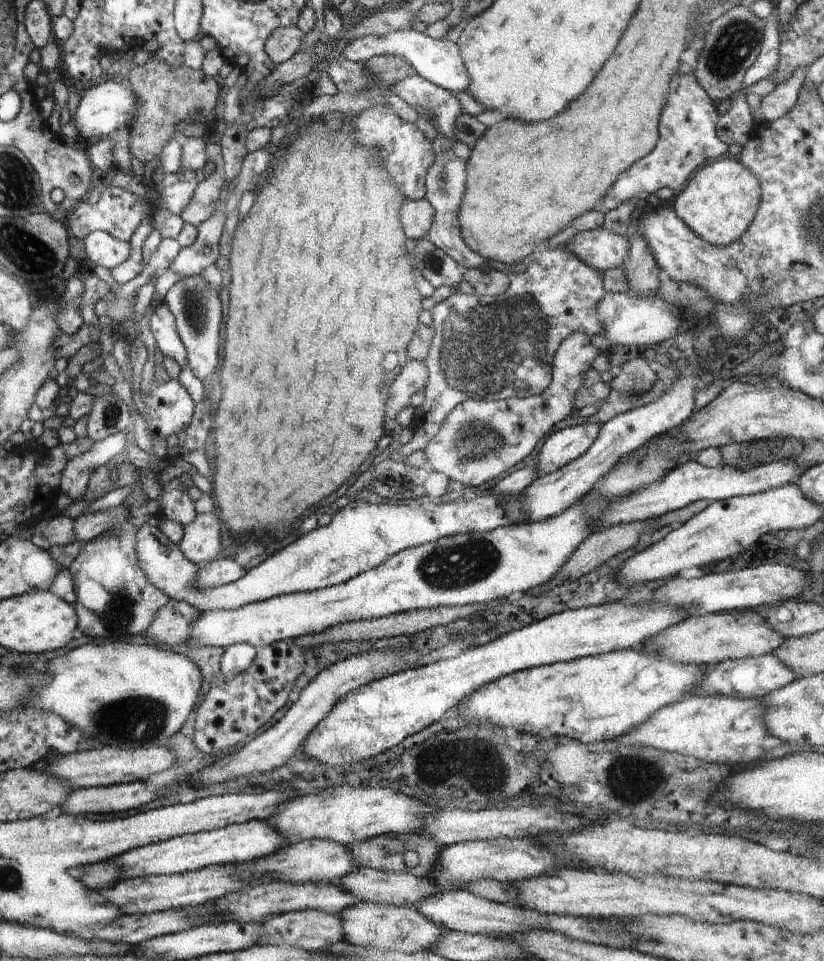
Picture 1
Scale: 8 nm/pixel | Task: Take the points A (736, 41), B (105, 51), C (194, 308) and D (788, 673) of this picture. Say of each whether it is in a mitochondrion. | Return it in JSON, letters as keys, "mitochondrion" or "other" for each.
{"A":"mitochondrion","B":"other","C":"mitochondrion","D":"other"}

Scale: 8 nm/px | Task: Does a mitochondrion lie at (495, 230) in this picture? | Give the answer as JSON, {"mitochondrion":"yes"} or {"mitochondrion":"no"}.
{"mitochondrion":"no"}

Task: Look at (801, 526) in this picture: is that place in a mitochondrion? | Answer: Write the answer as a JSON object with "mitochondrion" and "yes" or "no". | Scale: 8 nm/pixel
{"mitochondrion":"no"}

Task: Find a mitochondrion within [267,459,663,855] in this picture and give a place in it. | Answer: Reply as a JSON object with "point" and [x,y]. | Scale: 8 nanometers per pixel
{"point":[460,564]}

